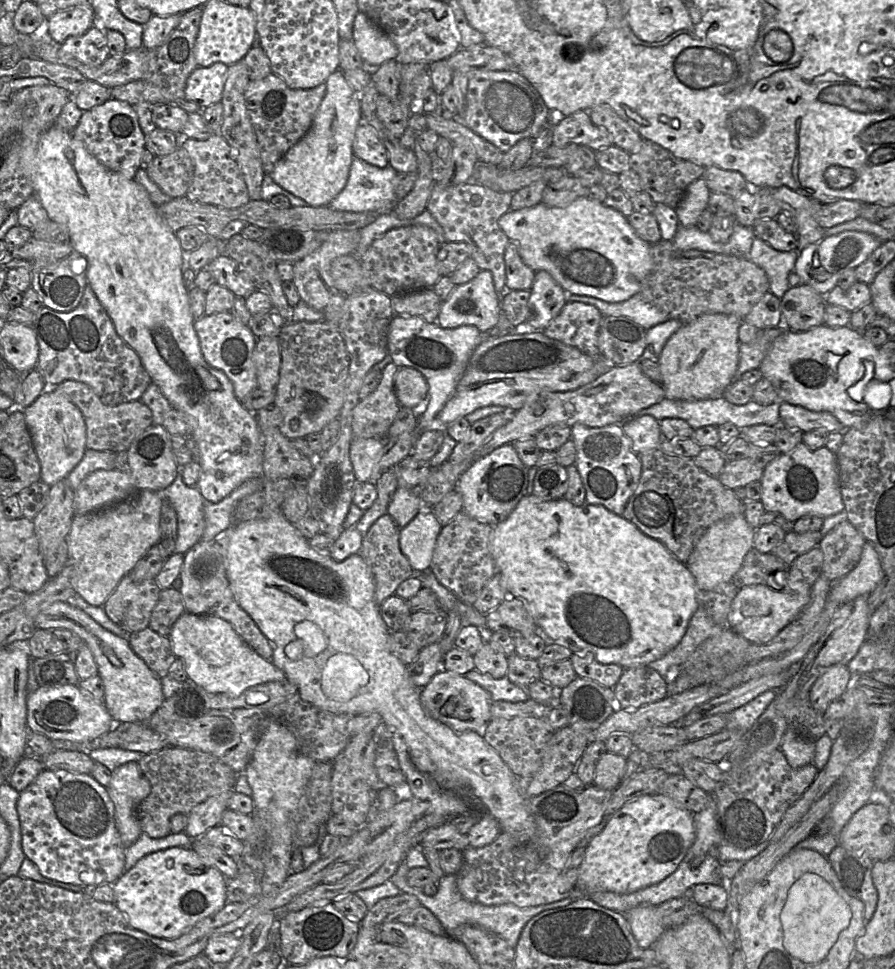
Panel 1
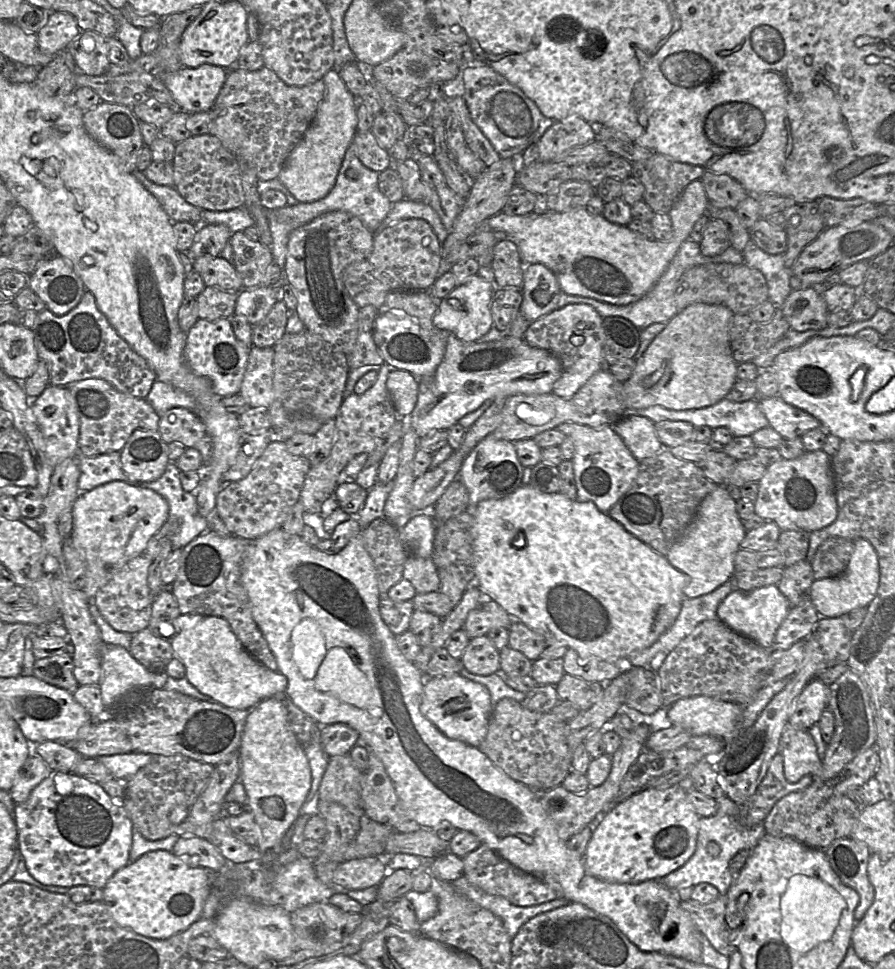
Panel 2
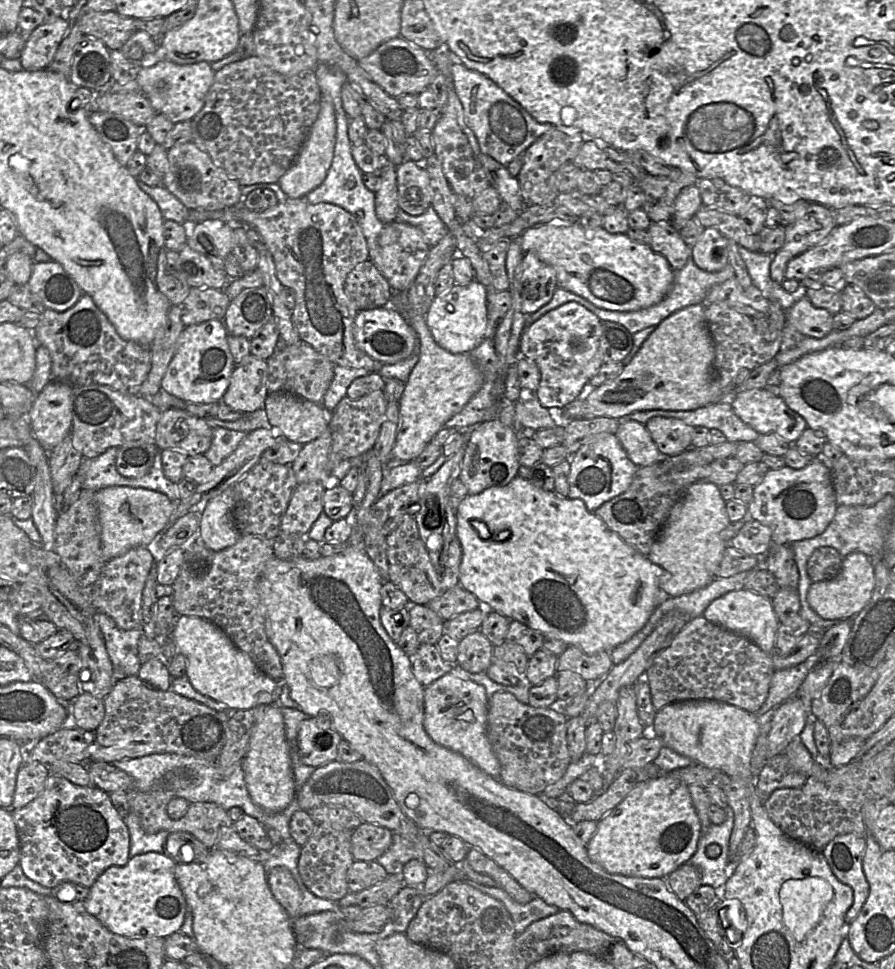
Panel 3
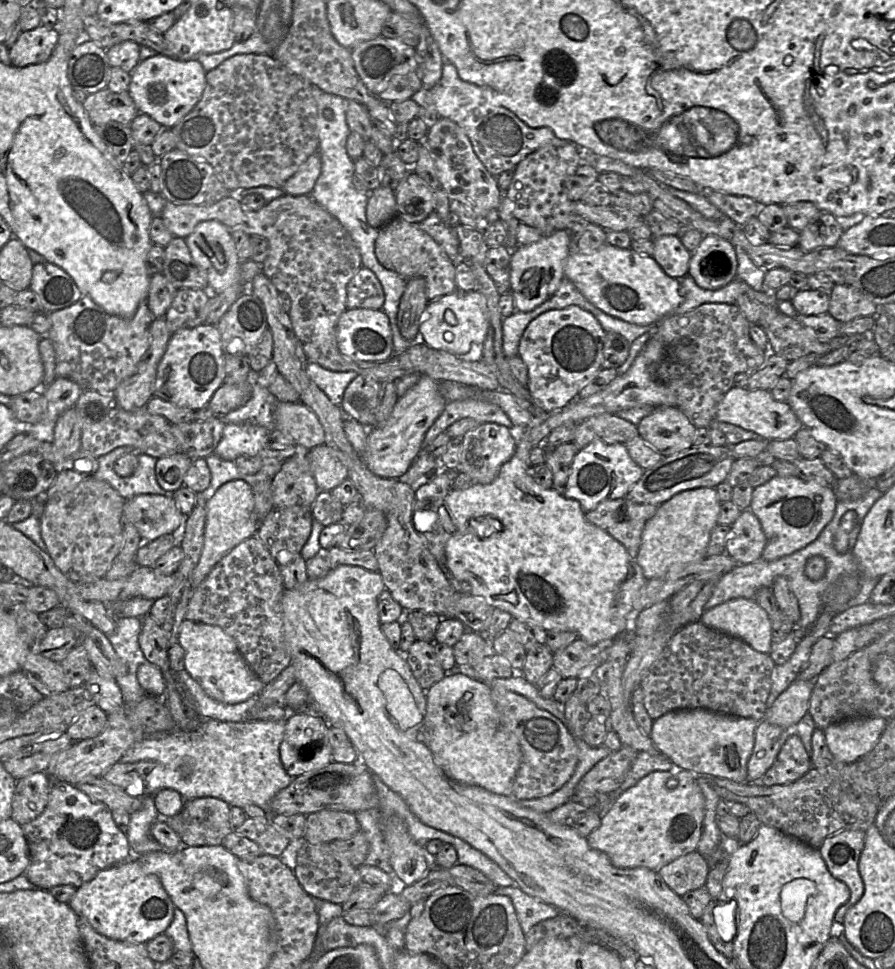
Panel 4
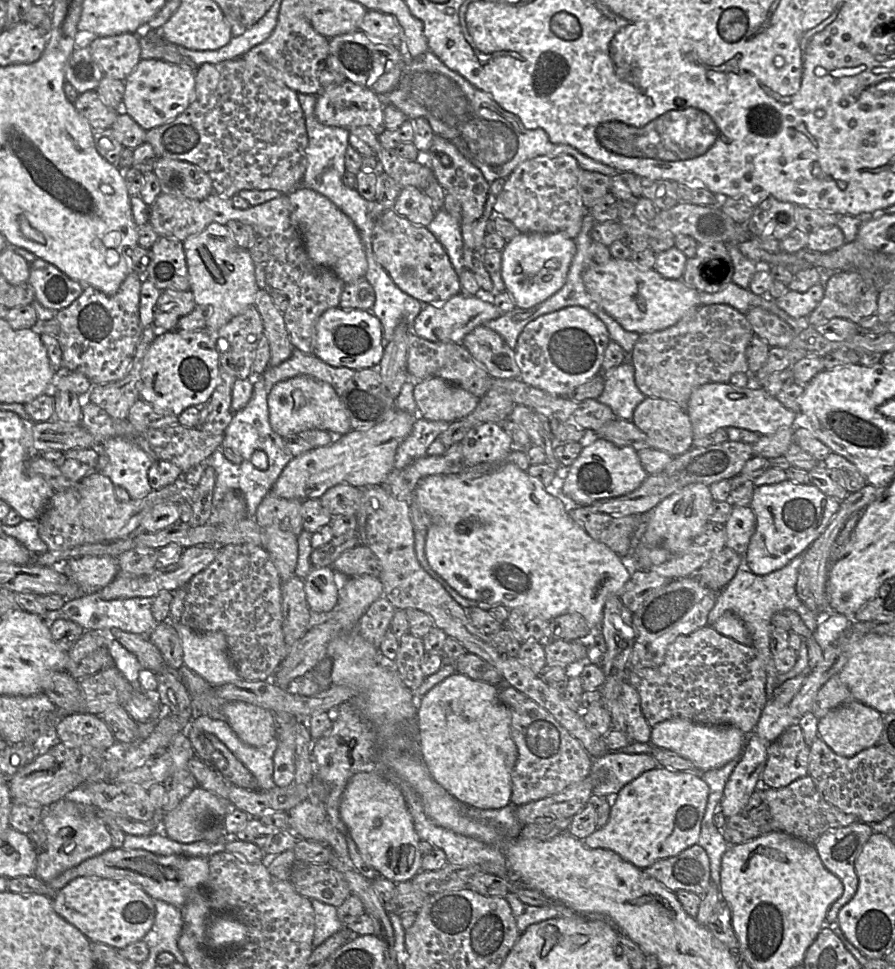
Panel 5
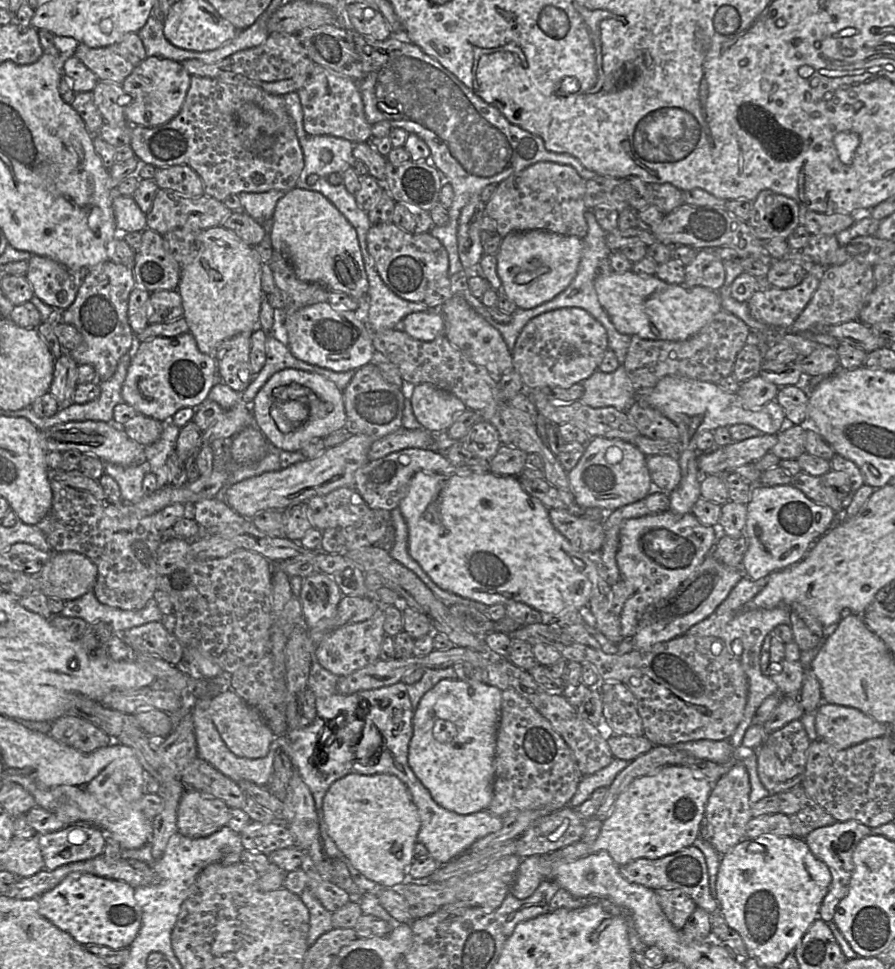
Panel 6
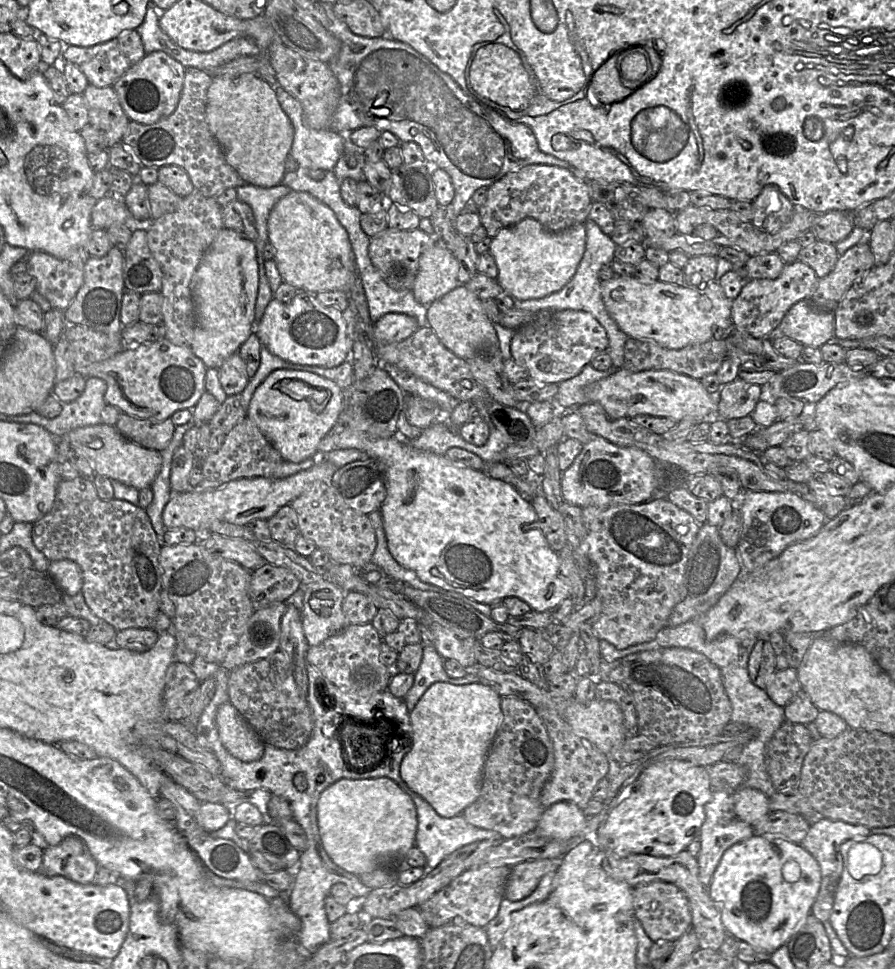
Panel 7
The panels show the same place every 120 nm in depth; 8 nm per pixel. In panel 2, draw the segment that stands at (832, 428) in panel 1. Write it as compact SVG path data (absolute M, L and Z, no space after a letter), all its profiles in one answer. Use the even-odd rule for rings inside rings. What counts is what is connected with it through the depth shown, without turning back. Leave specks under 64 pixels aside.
M779 395L758 400L758 404L768 419L769 426L784 439L801 438L808 431L822 428L817 418L787 404Z

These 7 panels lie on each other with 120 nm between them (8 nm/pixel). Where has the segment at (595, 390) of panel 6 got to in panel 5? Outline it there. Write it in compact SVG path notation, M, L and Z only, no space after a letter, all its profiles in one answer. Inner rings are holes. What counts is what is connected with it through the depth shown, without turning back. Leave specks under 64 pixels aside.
M630 362L598 373L604 378L604 390L597 400L609 406L618 418L629 421L635 408L646 398L635 383L634 373Z

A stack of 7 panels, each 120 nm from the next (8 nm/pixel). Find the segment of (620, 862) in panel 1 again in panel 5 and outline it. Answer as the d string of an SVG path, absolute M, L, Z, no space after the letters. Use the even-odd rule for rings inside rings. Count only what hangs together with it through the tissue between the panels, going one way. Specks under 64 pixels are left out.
M659 766L626 784L617 794L607 823L583 839L583 842L591 849L612 850L624 861L640 869L646 869L658 860L676 856L698 842L708 795L709 787L701 777L690 772Z

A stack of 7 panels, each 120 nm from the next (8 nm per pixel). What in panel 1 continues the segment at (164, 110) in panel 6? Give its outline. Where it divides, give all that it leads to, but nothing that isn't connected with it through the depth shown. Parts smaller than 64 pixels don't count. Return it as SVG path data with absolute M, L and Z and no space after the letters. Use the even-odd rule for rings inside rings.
M214 63L209 67L197 67L188 77L185 100L197 103L201 109L222 100L228 66Z

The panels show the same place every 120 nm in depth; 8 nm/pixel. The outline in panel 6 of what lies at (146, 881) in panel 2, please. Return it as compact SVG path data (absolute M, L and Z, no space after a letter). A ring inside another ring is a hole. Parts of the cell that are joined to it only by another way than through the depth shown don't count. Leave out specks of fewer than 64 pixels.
M72 873L37 899L40 913L83 946L128 948L140 929L141 911L134 898L134 887L120 880Z

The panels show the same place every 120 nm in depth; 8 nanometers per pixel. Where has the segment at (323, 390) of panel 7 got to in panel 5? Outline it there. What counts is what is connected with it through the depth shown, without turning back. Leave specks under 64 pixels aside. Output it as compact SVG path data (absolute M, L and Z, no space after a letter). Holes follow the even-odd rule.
M299 375L275 383L267 395L269 423L272 430L285 438L309 429L327 431L342 436L352 430L341 397L333 387L308 375Z

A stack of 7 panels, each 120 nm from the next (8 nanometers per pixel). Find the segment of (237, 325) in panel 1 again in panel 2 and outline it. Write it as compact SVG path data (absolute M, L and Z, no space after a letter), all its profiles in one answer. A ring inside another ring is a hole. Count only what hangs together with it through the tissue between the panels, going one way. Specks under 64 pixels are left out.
M228 318L198 319L187 332L183 356L198 375L209 378L213 391L221 397L239 394L250 347L239 341Z

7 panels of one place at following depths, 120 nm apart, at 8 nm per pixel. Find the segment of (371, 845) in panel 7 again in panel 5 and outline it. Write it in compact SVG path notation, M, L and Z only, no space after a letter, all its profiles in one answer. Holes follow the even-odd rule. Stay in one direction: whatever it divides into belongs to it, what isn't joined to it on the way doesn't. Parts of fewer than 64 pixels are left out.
M379 773L353 775L342 794L339 814L362 859L381 877L400 883L412 880L421 871L420 839L405 797L396 784Z

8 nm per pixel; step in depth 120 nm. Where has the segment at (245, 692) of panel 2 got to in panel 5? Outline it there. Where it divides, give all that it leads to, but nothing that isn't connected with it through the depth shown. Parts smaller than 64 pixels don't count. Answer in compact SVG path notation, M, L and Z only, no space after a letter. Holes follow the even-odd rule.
M182 623L174 627L182 643L186 667L212 686L242 680L230 660L224 633L197 632Z

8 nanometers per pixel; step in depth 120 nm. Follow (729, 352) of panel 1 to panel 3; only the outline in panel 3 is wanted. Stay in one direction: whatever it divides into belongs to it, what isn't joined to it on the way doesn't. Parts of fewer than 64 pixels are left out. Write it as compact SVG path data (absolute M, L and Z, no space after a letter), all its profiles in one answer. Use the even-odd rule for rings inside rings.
M695 304L687 306L673 313L668 318L663 320L658 326L656 326L655 330L643 342L641 348L639 349L635 357L628 365L624 367L619 376L617 376L611 381L605 382L603 385L597 388L582 391L574 401L564 406L562 408L562 425L558 426L565 427L565 423L567 422L567 420L574 420L574 419L592 419L596 417L610 417L610 418L624 420L627 419L628 415L638 411L647 411L647 410L656 410L656 409L668 410L668 411L689 411L707 406L712 403L723 401L722 388L717 383L717 380L714 375L714 360L715 360L715 347L705 318L705 305Z

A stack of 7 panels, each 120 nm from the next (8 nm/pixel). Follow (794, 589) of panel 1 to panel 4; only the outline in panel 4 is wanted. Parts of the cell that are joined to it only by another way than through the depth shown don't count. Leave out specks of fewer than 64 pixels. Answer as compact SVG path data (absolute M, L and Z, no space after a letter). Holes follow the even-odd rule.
M729 600L705 610L700 620L712 629L741 639L758 652L770 654L771 620L755 600Z

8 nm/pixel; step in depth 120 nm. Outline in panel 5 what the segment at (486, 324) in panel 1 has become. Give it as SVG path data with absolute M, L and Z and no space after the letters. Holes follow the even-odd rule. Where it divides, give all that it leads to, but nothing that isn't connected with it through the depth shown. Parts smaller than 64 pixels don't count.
M458 293L443 303L424 304L415 318L412 332L431 342L452 342L462 344L464 337L479 325L496 319L502 312L491 301L492 295L466 295Z

